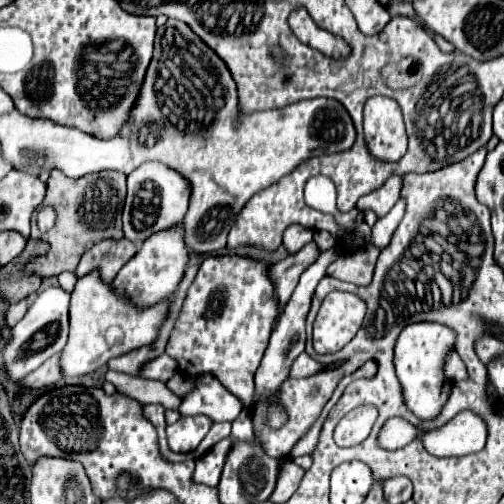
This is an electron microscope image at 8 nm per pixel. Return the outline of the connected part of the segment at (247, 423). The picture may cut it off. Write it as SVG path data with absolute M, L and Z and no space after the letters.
M244 408L232 422L231 437L242 441L251 441L254 439L252 419L247 409Z

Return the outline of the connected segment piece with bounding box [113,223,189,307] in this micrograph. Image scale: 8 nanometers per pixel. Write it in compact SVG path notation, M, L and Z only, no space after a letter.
M179 223L175 227L169 227L169 229L163 229L155 235L151 235L141 245L135 259L131 259L123 267L123 271L119 271L113 285L117 291L129 295L137 305L147 307L147 305L157 303L159 299L167 297L169 293L173 293L177 289L177 285L181 283L183 273L187 269L187 263L189 263L189 249L185 243L185 227Z

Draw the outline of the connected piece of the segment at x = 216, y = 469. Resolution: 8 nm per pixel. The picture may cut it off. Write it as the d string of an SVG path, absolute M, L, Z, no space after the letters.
M223 439L223 443L217 443L211 451L207 451L207 455L197 459L197 467L195 467L195 481L197 483L217 487L229 447L231 447L231 439Z

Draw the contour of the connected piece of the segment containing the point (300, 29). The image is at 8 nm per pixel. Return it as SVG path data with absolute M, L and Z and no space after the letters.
M295 7L291 11L291 15L289 15L289 27L291 27L291 31L295 33L295 37L301 43L321 51L327 57L347 59L351 55L351 47L343 41L343 37L333 35L333 33L317 27L315 21L309 17L305 7Z

